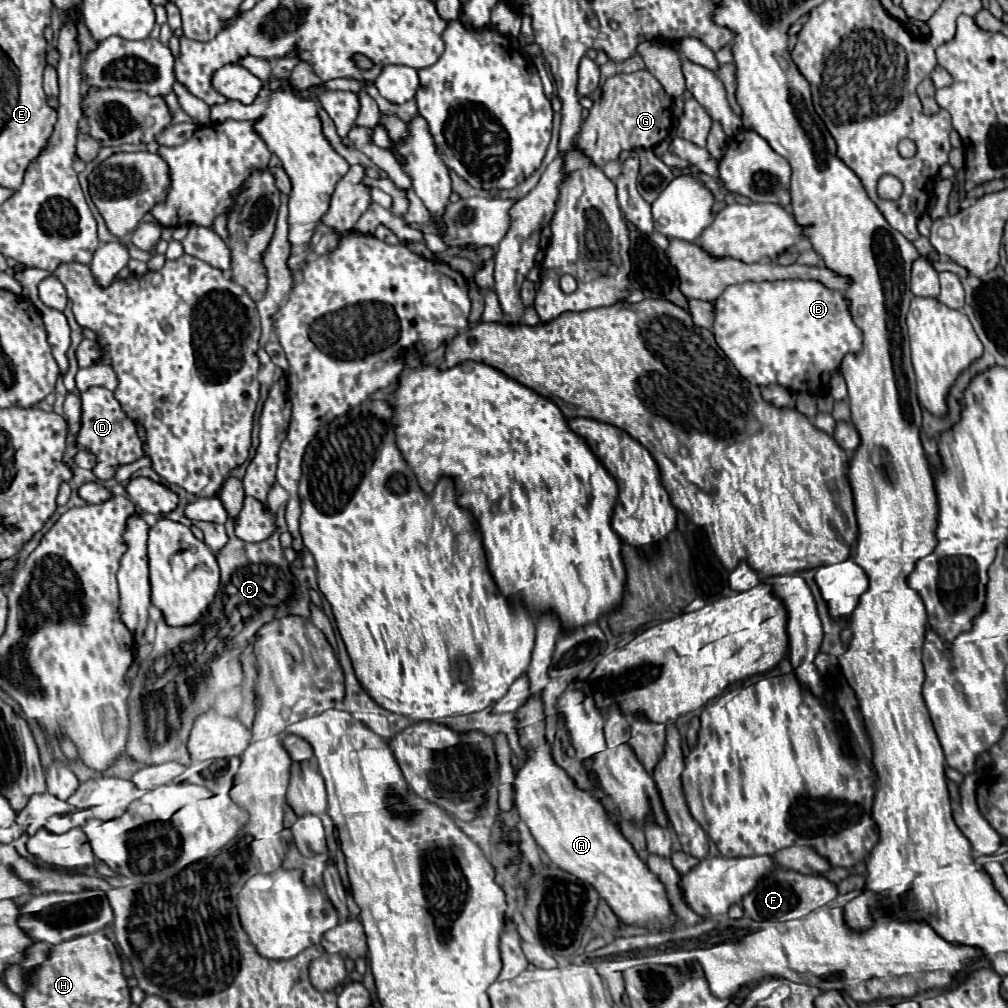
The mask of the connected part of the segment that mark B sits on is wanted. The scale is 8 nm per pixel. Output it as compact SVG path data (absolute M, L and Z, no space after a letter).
M763 281L727 287L715 301L713 335L717 345L735 365L735 369L751 383L765 387L779 383L791 391L807 391L821 395L827 391L831 373L841 365L847 353L857 353L863 343L859 327L847 313L847 299L841 291L831 291L817 281Z

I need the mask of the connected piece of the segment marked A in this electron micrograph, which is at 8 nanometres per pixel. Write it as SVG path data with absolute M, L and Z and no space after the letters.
M541 615L537 621L531 663L527 667L531 695L527 703L515 711L519 745L527 759L525 765L515 773L513 805L549 861L559 869L579 877L581 881L595 885L597 893L611 905L621 923L643 925L651 931L655 931L659 923L675 925L675 915L671 913L671 905L659 877L655 877L643 865L631 843L621 835L617 825L609 821L599 799L593 793L579 789L567 771L561 769L551 757L551 745L545 739L545 711L541 693L549 683L547 669L551 663L551 649L555 649L555 641L559 637L559 621L555 621L555 615Z

